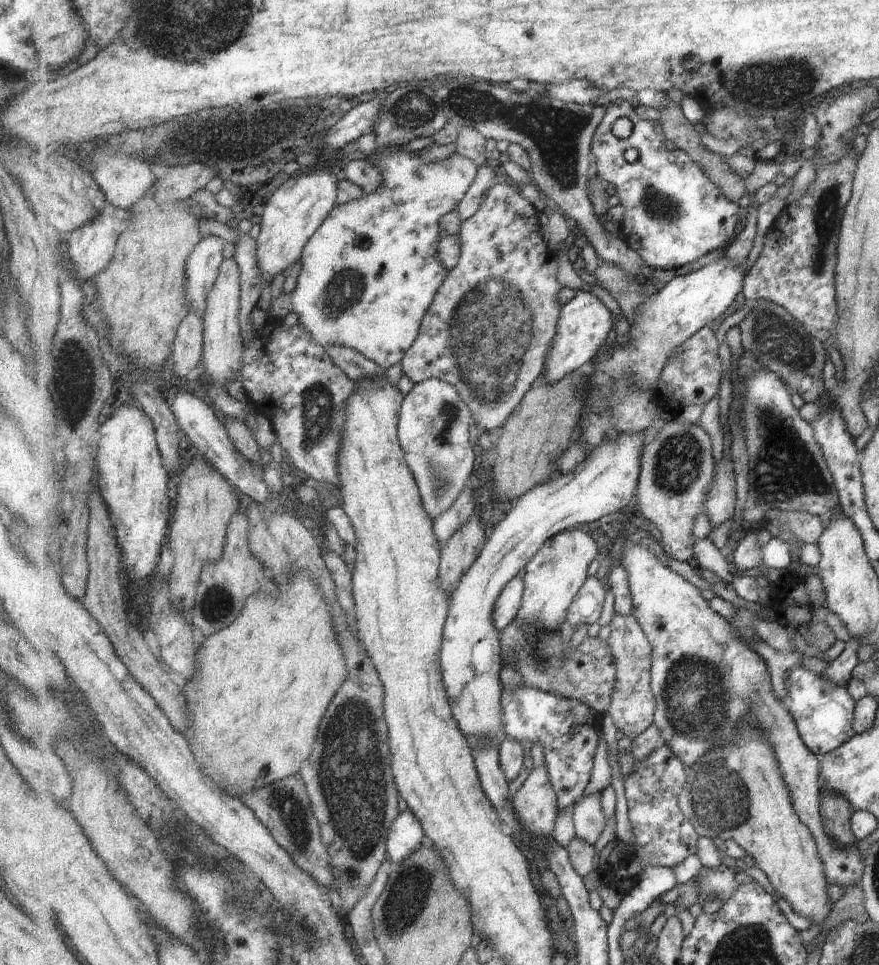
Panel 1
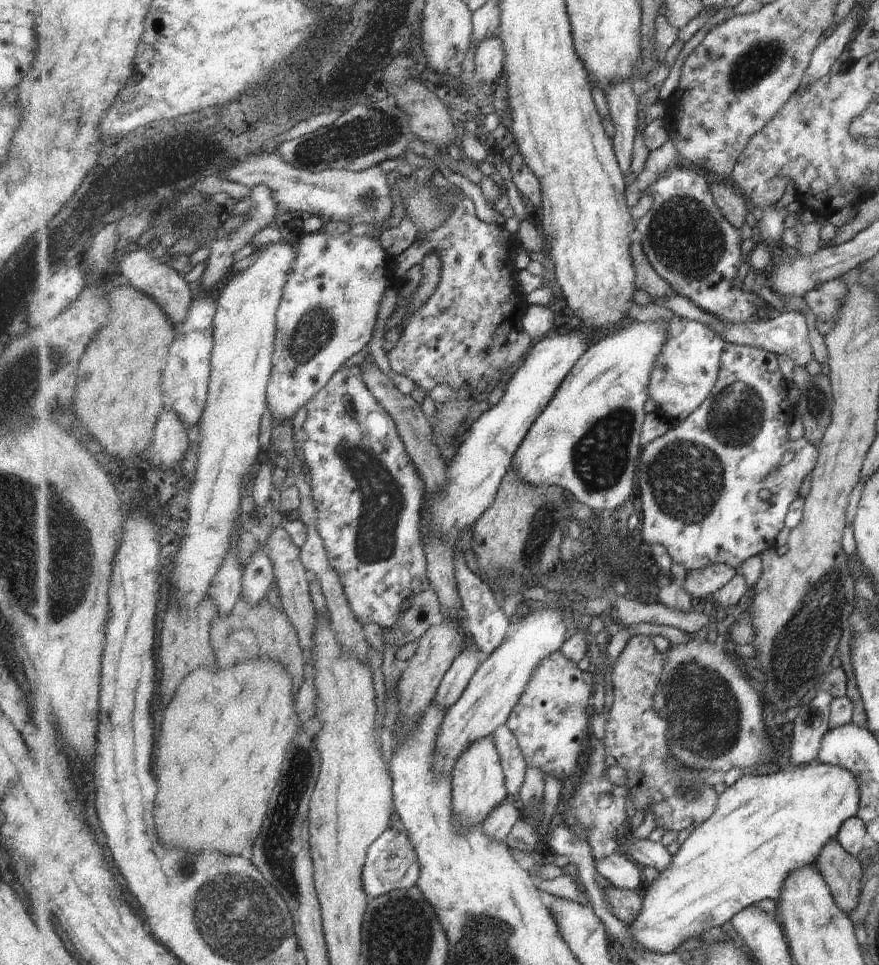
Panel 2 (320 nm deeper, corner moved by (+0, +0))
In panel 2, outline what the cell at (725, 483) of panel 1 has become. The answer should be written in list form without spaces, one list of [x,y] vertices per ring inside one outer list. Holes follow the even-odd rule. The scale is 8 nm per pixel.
[[[723,563],[710,564],[686,575],[683,588],[692,598],[713,596],[735,578],[735,569]]]

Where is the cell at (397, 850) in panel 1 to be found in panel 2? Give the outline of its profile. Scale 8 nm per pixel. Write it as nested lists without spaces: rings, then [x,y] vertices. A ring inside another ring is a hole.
[[[387,829],[370,847],[363,872],[365,892],[371,899],[395,890],[407,890],[415,886],[420,877],[420,864],[415,847],[406,832]]]

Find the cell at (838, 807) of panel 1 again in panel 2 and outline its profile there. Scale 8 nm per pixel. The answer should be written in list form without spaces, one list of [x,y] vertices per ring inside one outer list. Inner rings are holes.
[[[830,838],[815,862],[829,885],[836,905],[845,913],[859,904],[862,869],[859,857],[851,856],[835,838]]]

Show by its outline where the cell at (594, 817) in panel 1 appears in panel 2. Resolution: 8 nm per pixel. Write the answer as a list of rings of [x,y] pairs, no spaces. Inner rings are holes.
[[[618,852],[596,861],[596,869],[616,887],[637,891],[644,882],[641,867],[631,858]]]

